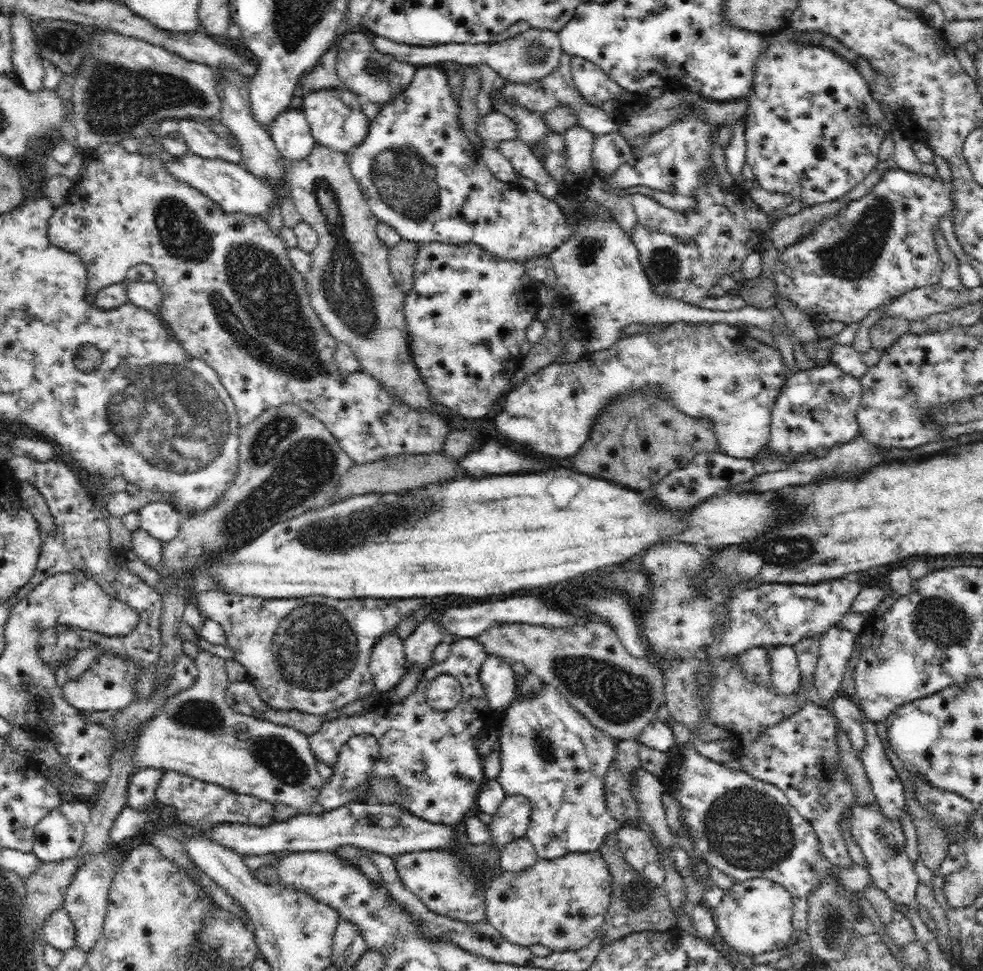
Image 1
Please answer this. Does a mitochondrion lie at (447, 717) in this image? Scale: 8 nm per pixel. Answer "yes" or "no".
no

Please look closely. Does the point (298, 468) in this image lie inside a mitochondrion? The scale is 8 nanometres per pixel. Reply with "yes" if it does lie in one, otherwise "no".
yes

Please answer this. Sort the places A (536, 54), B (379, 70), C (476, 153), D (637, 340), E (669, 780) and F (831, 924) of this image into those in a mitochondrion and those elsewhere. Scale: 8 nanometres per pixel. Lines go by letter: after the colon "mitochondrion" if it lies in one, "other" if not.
A: mitochondrion
B: mitochondrion
C: other
D: other
E: other
F: mitochondrion

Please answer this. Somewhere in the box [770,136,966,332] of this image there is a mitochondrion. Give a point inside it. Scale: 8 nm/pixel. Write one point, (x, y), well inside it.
(854, 256)

